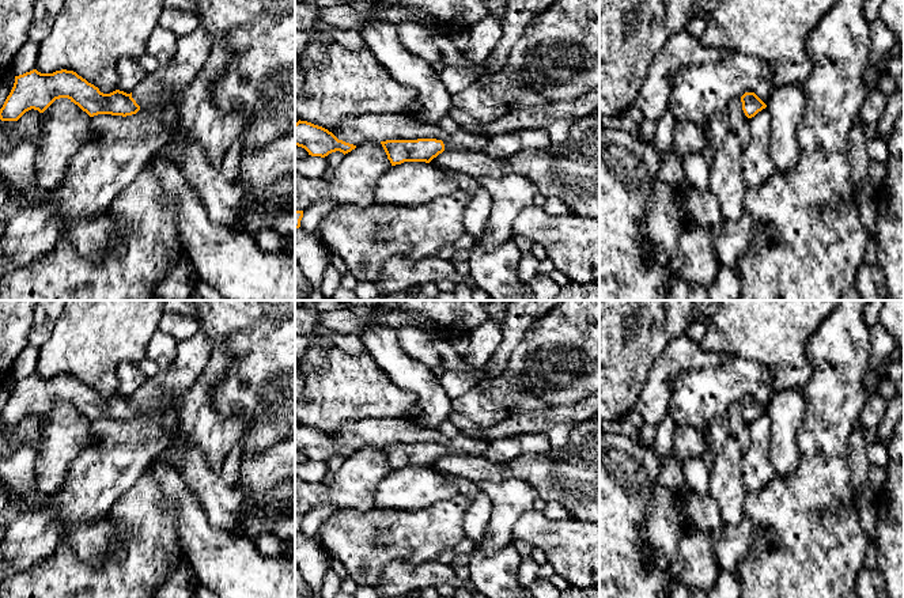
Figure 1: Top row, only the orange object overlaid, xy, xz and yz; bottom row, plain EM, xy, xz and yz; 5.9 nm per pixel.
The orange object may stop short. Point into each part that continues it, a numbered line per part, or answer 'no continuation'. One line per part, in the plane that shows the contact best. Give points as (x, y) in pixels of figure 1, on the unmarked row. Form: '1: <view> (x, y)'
1: xy (165, 389)

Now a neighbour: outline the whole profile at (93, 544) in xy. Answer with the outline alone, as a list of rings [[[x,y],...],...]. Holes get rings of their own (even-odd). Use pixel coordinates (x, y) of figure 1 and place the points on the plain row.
[[[106,516],[97,523],[75,529],[61,545],[72,549],[84,565],[102,568],[110,561],[114,542],[124,529],[125,526],[122,523],[114,522]]]

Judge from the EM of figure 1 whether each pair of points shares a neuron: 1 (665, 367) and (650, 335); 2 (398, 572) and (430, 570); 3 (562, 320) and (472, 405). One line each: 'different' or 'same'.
1: different
2: same
3: same

